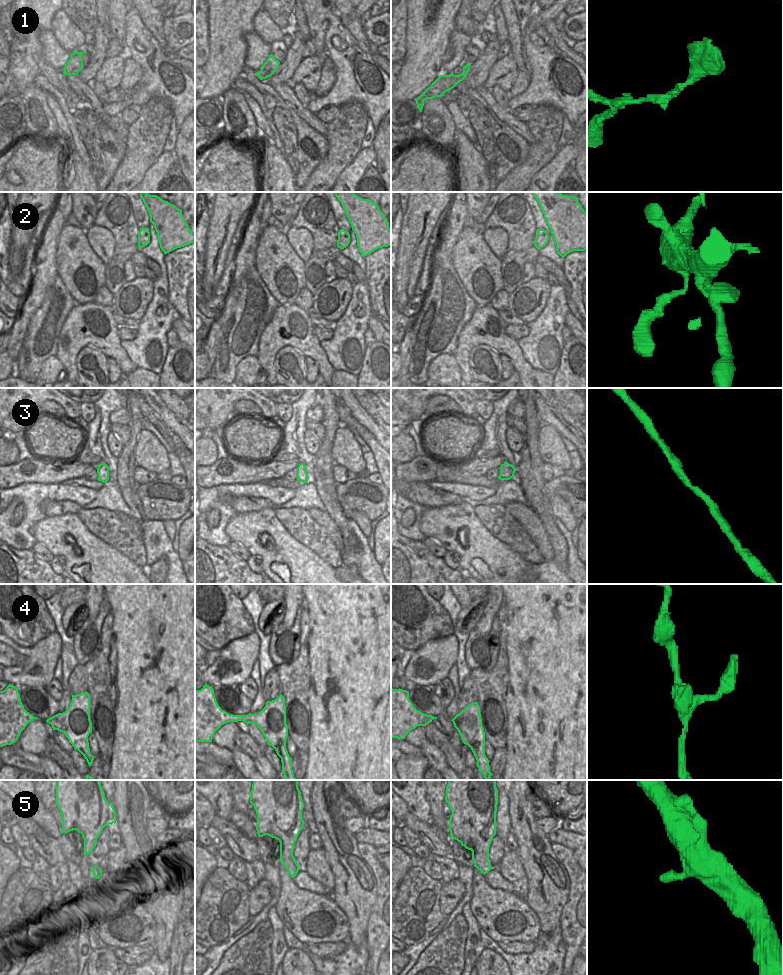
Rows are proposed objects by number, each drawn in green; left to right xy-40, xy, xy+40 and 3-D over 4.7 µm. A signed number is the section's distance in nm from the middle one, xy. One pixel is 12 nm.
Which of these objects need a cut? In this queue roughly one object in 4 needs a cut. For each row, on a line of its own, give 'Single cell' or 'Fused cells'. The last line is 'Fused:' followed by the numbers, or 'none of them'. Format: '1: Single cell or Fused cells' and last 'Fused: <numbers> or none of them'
1: Single cell
2: Single cell
3: Single cell
4: Single cell
5: Single cell
Fused: none of them.

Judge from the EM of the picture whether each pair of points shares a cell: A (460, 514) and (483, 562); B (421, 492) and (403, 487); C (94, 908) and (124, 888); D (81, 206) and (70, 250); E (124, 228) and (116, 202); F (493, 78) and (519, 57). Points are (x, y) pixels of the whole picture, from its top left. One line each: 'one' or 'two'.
A: one
B: one
C: two
D: two
E: one
F: two

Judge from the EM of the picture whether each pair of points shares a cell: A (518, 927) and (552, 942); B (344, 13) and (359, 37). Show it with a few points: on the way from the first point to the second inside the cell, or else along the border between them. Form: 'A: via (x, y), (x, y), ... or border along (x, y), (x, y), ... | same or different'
A: border along (541, 932), (534, 941) | different
B: via (349, 19), (356, 31) | same

